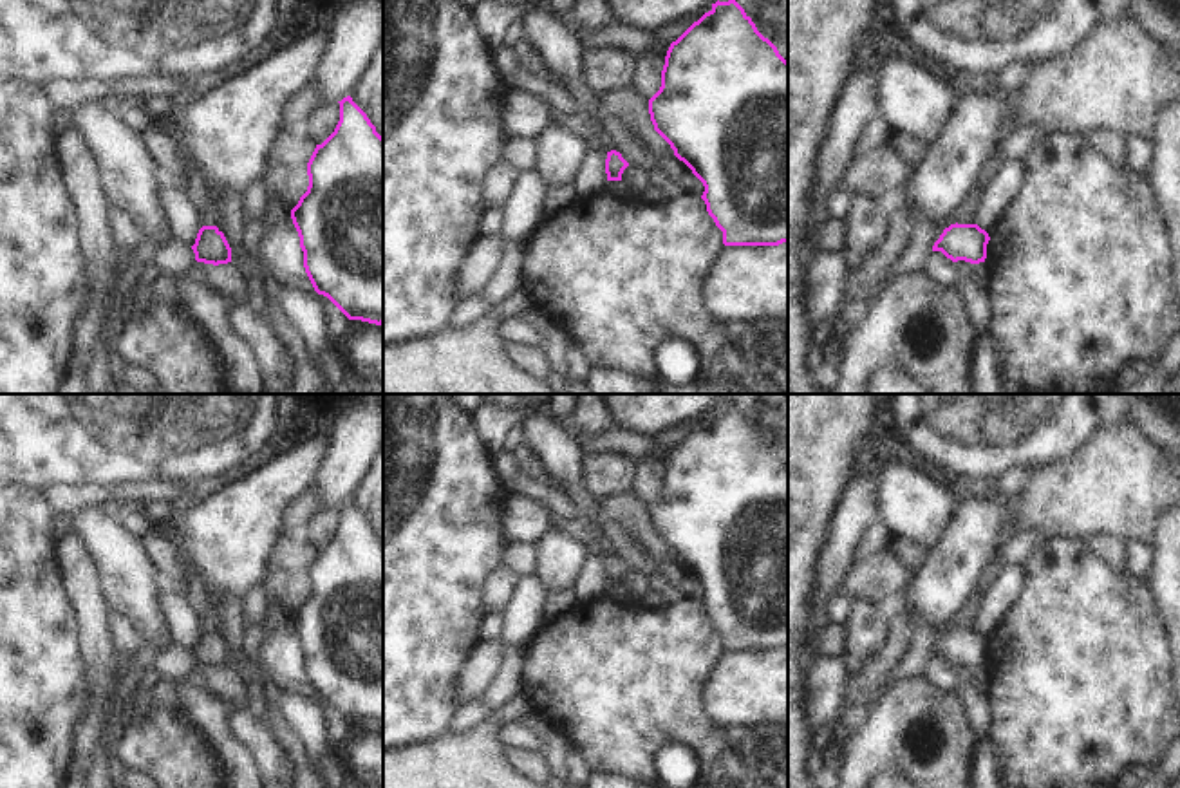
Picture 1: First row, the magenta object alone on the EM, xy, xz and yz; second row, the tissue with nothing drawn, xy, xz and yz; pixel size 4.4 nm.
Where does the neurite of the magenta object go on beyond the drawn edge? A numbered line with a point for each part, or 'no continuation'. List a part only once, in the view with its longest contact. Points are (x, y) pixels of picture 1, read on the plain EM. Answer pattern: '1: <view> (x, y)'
no continuation

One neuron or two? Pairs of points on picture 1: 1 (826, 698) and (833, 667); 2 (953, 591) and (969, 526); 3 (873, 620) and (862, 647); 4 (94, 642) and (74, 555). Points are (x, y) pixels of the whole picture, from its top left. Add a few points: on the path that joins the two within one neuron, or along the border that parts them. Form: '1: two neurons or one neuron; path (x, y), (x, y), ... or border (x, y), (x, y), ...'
1: one neuron; path (826, 691), (828, 675)
2: one neuron; path (956, 575), (967, 564), (969, 543)
3: one neuron; path (868, 628), (862, 640)
4: one neuron; path (93, 620), (78, 577)

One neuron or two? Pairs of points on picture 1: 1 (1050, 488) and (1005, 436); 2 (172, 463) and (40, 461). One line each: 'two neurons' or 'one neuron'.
1: two neurons
2: one neuron

